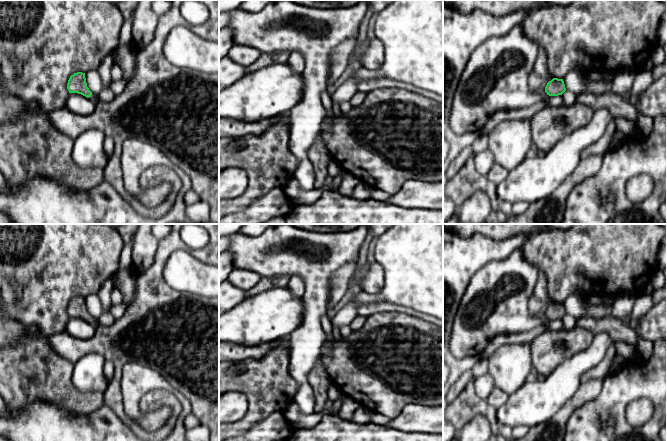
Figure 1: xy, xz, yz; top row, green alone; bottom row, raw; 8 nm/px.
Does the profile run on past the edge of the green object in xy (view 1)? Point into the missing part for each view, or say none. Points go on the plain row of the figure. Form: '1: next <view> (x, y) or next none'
1: next xy (93, 321)

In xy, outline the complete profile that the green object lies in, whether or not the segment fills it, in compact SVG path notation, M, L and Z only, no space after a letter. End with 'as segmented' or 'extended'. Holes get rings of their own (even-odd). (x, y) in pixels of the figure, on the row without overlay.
M77 296L71 299L67 307L67 313L69 317L78 317L89 322L94 327L98 326L97 319L87 311L85 297Z; extended

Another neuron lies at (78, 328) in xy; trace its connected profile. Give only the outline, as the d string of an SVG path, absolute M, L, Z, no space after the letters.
M69 317L65 331L74 338L86 340L95 334L96 327L81 318Z

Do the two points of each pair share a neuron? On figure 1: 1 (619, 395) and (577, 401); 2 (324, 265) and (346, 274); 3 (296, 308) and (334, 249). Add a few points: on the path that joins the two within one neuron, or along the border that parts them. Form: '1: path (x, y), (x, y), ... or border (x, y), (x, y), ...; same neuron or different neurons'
1: border (603, 380), (600, 393), (572, 412); different neurons
2: border (356, 257), (342, 265), (332, 275), (328, 292); different neurons
3: border (303, 298), (302, 323); different neurons

